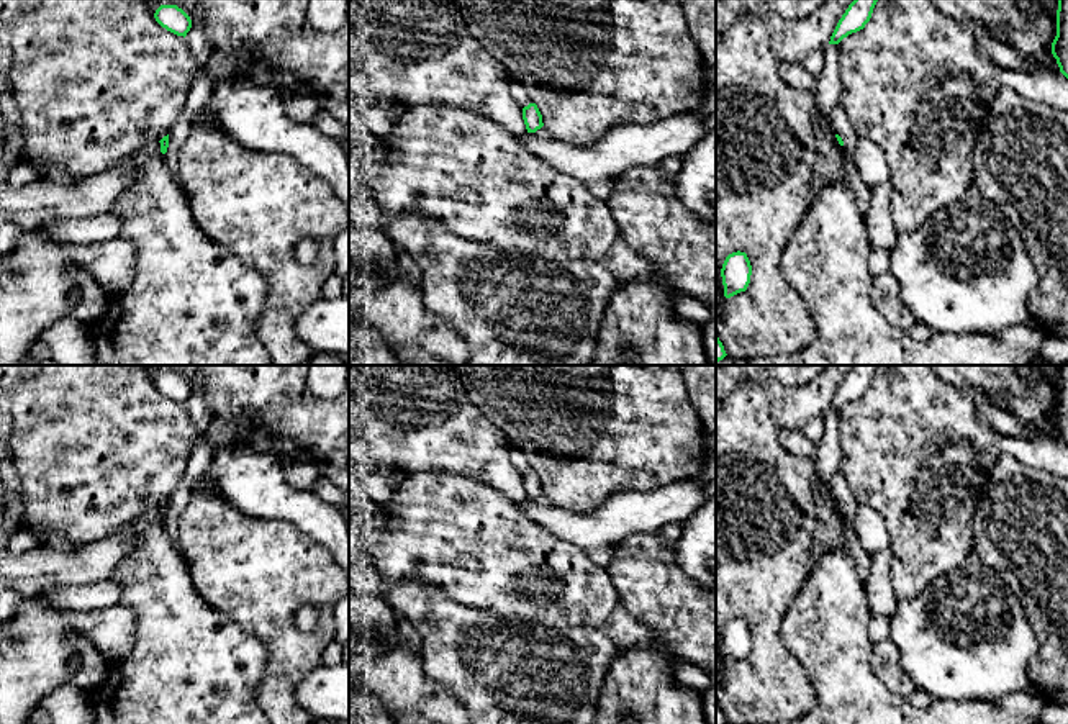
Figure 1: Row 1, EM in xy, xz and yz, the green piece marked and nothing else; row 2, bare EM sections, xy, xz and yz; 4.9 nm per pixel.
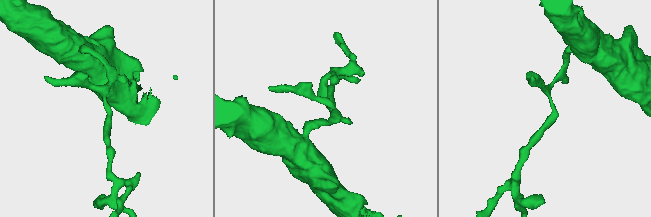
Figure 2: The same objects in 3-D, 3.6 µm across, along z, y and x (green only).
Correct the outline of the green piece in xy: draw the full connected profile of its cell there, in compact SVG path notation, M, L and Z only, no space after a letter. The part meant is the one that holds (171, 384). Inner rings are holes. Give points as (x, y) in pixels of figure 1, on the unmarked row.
M161 372L154 380L156 388L177 403L187 403L192 395L190 383L177 372Z

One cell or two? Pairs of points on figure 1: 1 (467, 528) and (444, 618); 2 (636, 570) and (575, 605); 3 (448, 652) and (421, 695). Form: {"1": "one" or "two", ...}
{"1": "two", "2": "two", "3": "two"}

